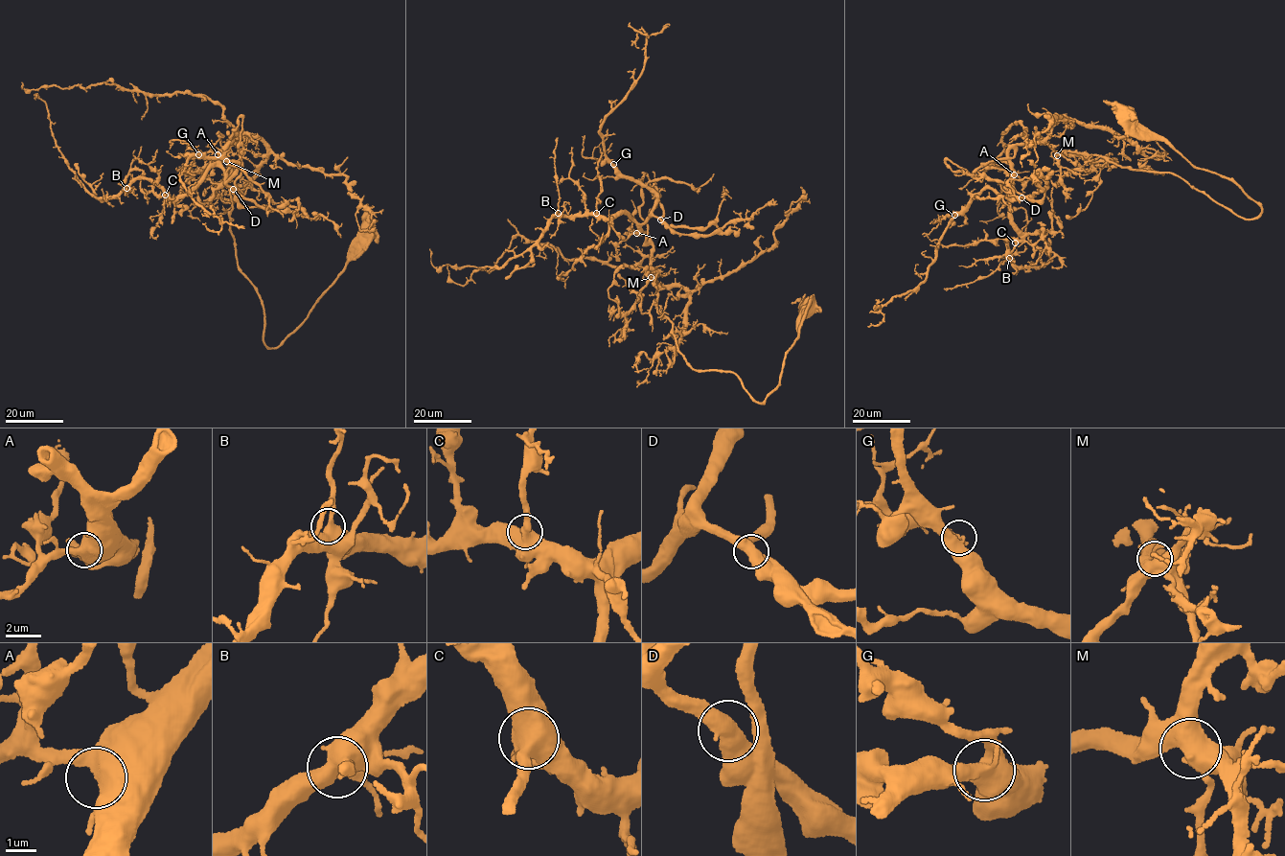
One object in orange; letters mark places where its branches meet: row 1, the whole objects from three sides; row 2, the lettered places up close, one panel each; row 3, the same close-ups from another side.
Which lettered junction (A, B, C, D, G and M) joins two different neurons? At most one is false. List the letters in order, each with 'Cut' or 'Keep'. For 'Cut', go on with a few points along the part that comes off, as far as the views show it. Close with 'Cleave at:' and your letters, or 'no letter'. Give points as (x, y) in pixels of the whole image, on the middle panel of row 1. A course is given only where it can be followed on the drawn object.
A: Keep
B: Keep
C: Keep
D: Keep
G: Keep
M: Keep
Cleave at: no letter

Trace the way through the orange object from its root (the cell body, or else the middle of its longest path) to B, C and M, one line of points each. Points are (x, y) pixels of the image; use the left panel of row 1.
B: (366, 228), (308, 317), (269, 347), (230, 229), (227, 157), (238, 136), (176, 198), (144, 178), (126, 188)
C: (366, 228), (308, 317), (269, 347), (230, 229), (227, 157), (238, 136), (186, 193), (165, 195)
M: (366, 228), (302, 325), (268, 347), (264, 310), (238, 264), (226, 161)

